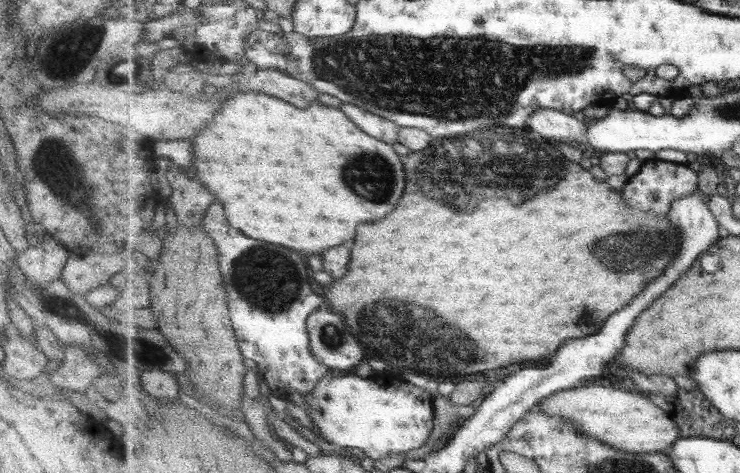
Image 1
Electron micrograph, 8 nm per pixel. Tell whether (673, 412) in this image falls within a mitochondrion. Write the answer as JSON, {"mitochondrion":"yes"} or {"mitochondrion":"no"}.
{"mitochondrion":"no"}

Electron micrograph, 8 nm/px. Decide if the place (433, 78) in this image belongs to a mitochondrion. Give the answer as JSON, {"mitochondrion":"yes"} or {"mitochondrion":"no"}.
{"mitochondrion":"yes"}

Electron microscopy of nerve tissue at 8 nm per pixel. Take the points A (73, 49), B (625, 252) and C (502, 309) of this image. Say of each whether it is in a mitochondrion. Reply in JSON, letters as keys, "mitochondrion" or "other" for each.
{"A":"mitochondrion","B":"mitochondrion","C":"other"}

